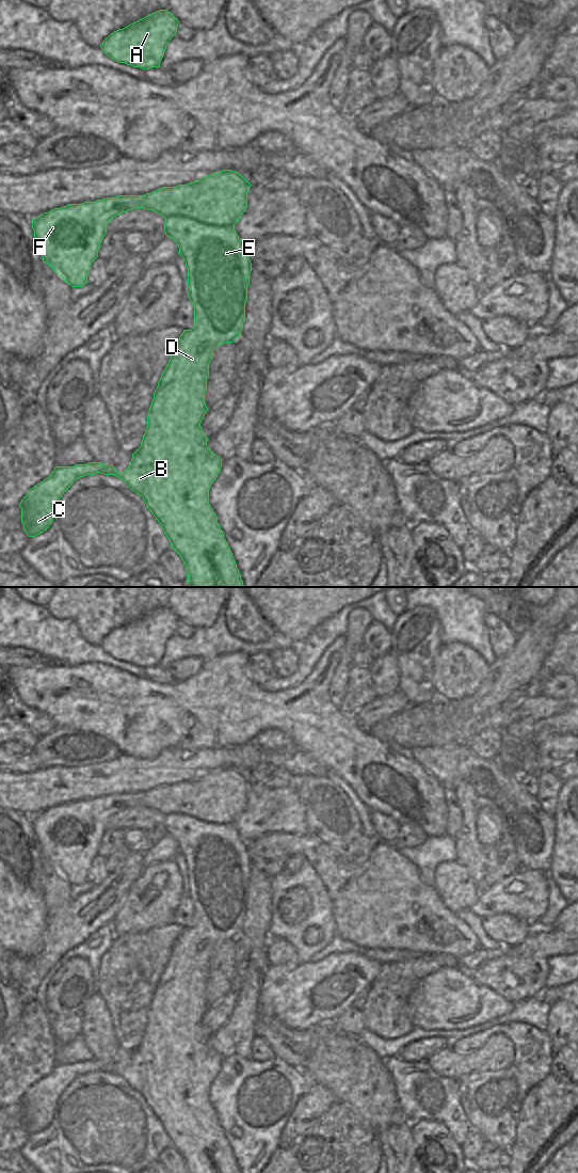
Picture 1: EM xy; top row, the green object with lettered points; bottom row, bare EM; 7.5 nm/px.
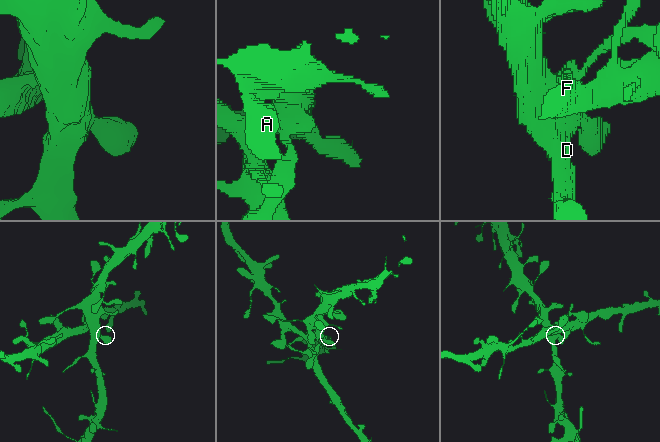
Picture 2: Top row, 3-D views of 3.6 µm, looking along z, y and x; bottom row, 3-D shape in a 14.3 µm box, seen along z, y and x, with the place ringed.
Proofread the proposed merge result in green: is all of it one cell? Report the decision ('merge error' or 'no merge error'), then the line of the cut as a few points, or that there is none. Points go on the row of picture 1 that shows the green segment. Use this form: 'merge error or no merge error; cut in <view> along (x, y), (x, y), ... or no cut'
merge error; cut in xy along (165, 218), (190, 217), (206, 224), (234, 227)

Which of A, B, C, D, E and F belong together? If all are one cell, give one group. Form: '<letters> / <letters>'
A B C D E / F

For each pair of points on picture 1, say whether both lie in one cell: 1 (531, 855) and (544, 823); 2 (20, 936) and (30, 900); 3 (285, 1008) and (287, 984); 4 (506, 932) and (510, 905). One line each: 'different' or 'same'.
1: same
2: same
3: same
4: different

